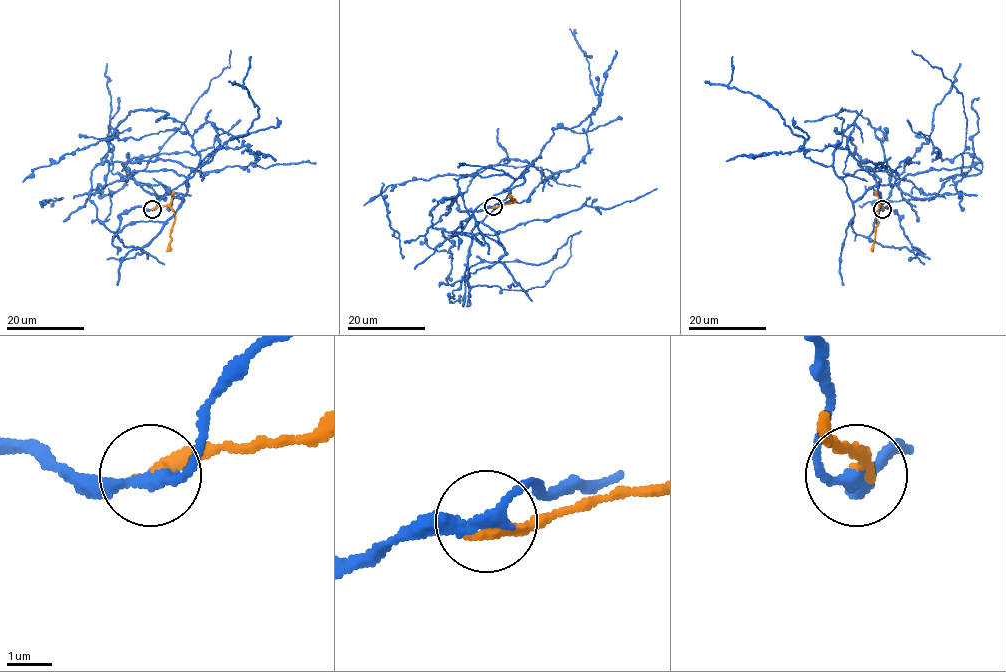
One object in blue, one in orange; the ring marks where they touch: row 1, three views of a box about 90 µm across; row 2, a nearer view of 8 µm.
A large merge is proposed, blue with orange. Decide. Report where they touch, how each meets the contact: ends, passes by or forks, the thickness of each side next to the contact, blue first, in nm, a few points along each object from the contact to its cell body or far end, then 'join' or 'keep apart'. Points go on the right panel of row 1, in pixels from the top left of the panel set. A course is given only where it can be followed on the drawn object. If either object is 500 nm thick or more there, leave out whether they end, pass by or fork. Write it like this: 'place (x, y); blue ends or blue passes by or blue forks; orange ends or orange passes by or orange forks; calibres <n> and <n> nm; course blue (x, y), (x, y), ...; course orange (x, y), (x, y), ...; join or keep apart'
place (882, 209); blue passes by; orange ends; calibres 280 and 320 nm; course blue (882, 209), (847, 145), (854, 122), (842, 133), (833, 166), (857, 234), (911, 161), (864, 163); course orange (882, 208), (879, 205), (870, 251); keep apart

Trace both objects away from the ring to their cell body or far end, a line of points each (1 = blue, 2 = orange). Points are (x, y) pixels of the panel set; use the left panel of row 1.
1: (152, 209), (217, 148), (210, 123), (163, 222), (117, 236), (91, 171), (315, 163)
2: (152, 208), (169, 205), (173, 212), (168, 251)

